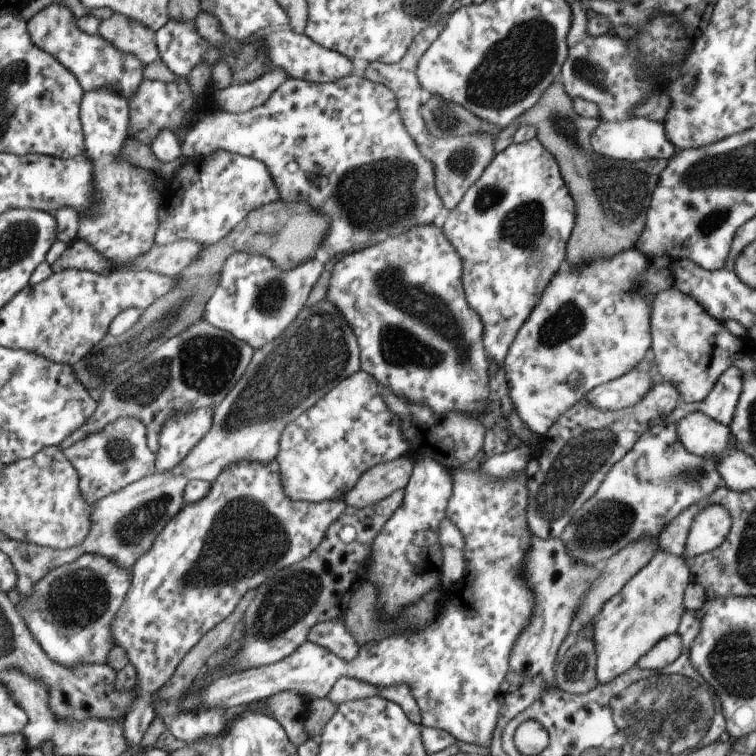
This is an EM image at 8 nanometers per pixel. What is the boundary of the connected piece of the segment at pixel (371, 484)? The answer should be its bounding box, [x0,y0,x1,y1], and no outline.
[345,455,413,509]

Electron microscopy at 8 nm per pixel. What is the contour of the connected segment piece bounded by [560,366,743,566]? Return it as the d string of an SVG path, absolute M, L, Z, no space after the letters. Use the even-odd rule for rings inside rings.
M731 366L724 370L719 376L717 382L714 384L712 391L699 402L695 403L686 403L683 400L680 400L677 404L677 407L666 417L662 422L656 424L656 426L651 426L642 436L638 437L638 440L634 443L634 446L610 469L610 472L606 475L606 478L602 481L602 484L598 487L596 494L589 498L582 506L574 513L570 524L566 526L564 532L561 534L562 540L566 543L566 546L569 548L569 551L574 556L575 561L585 562L589 565L602 564L610 557L613 557L619 550L622 550L626 545L630 544L630 541L635 541L636 539L641 539L642 537L656 537L661 533L663 526L666 526L673 518L679 516L684 509L687 509L690 505L697 504L701 498L712 494L716 488L724 485L725 482L720 476L720 473L717 471L717 466L715 465L715 457L700 457L693 455L690 451L687 451L683 444L680 442L680 439L676 434L676 424L679 420L682 420L685 416L688 416L692 413L704 413L706 416L709 416L712 420L715 420L721 426L728 427L732 422L732 417L742 390L742 379L741 379L741 370L735 366Z

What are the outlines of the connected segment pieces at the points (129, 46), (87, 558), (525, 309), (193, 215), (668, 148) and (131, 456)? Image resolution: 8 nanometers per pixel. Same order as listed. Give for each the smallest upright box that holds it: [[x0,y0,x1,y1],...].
[[97,13,158,64],[17,554,131,667],[443,137,576,365],[155,151,281,246],[592,116,675,162],[63,417,156,504]]

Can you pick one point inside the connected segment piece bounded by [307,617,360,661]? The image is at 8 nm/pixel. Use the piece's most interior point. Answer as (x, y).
(333, 635)

